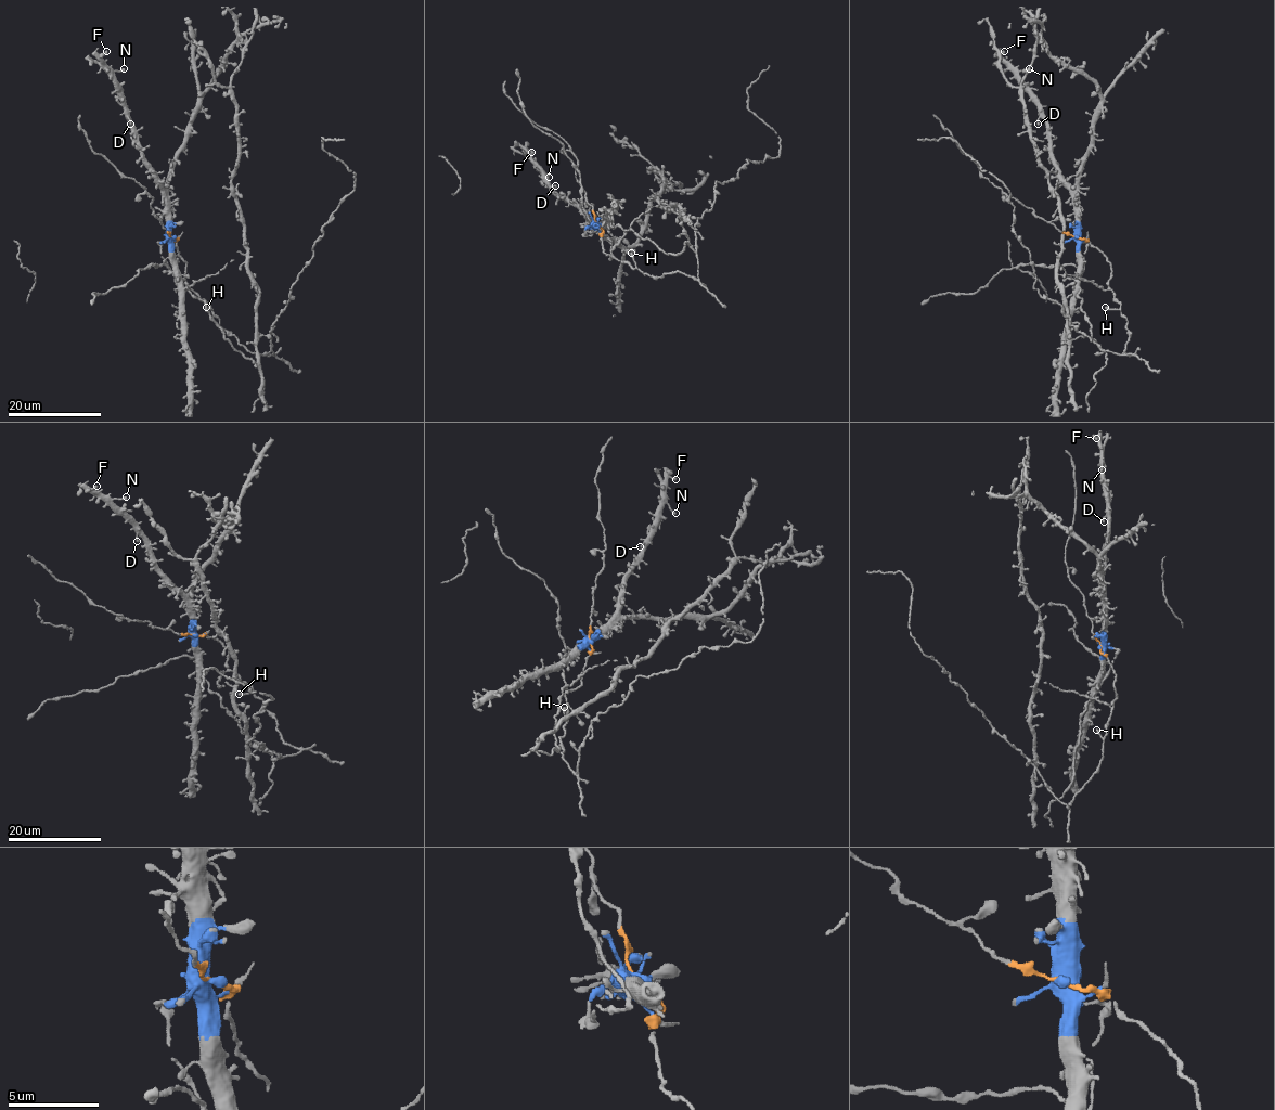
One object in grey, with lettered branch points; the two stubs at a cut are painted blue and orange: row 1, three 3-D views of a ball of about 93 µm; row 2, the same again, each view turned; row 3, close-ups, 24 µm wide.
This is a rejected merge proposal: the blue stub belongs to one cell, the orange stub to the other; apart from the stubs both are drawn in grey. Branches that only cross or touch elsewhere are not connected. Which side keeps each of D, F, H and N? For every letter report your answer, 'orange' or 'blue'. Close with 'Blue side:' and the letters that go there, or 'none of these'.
D: blue
F: blue
H: orange
N: blue
Blue side: D, F, N

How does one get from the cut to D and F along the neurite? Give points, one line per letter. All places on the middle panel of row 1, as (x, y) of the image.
D: (596, 223), (562, 197), (554, 185)
F: (596, 223), (549, 184), (531, 152)

